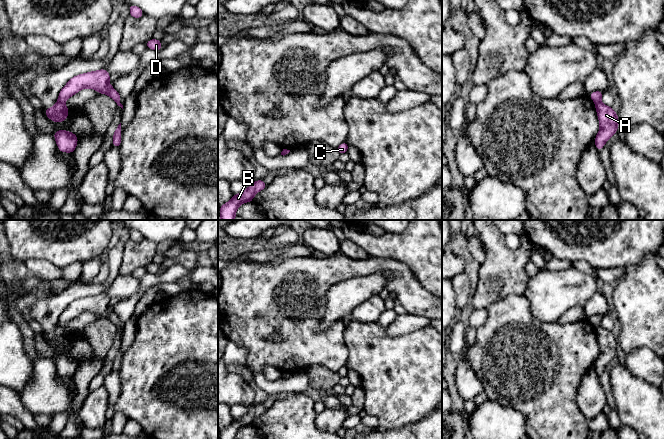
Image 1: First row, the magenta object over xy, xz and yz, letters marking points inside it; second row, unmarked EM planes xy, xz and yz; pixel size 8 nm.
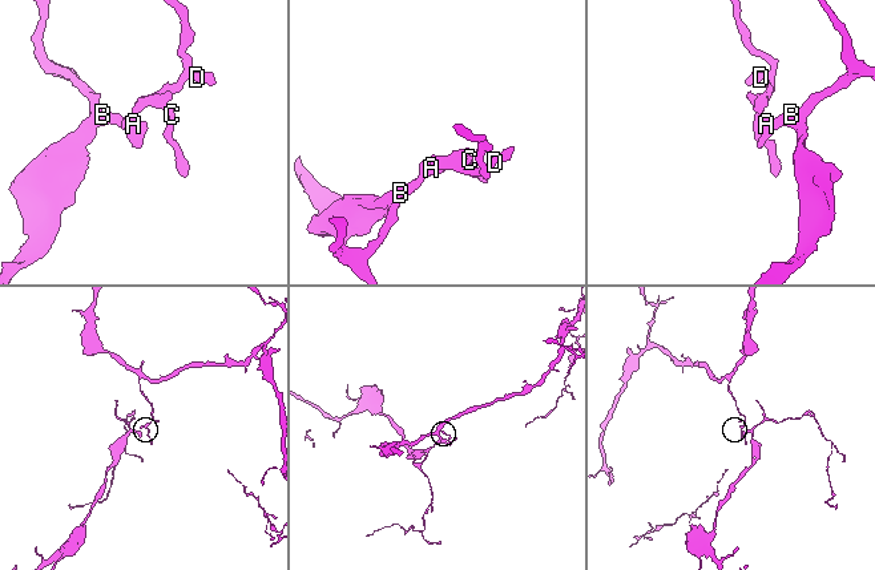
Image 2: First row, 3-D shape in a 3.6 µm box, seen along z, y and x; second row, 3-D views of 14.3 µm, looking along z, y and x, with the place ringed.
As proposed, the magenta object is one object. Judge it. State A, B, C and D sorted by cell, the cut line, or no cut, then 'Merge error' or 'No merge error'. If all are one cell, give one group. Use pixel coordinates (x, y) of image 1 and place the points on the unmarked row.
Groups: A B / C D. Split along xy (58, 324), (63, 328). Merge error

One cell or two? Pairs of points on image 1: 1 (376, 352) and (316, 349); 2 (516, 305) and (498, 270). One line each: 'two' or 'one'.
1: two
2: two

